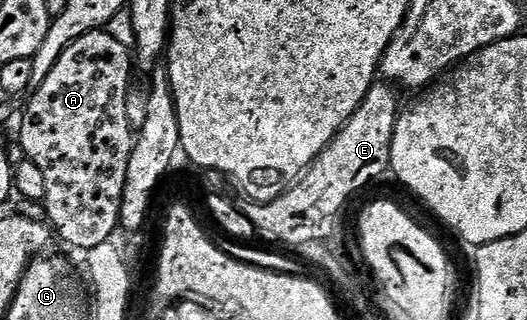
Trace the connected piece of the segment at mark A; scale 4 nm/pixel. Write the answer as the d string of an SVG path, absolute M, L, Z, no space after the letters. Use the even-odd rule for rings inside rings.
M97 29L88 32L86 35L76 39L56 60L55 66L48 73L48 78L43 82L38 82L36 89L29 95L30 103L26 106L26 115L22 118L22 131L18 134L18 142L22 145L25 157L32 164L36 164L40 168L40 172L44 172L44 180L46 181L46 200L44 209L46 209L45 217L48 219L49 225L53 227L58 234L70 246L75 246L81 252L87 252L97 245L111 241L115 236L114 229L119 229L122 220L122 197L124 196L124 186L128 180L128 162L134 151L134 139L136 137L135 127L130 127L130 70L132 72L132 54L126 46L118 38L113 38L110 34L105 34L105 29Z

